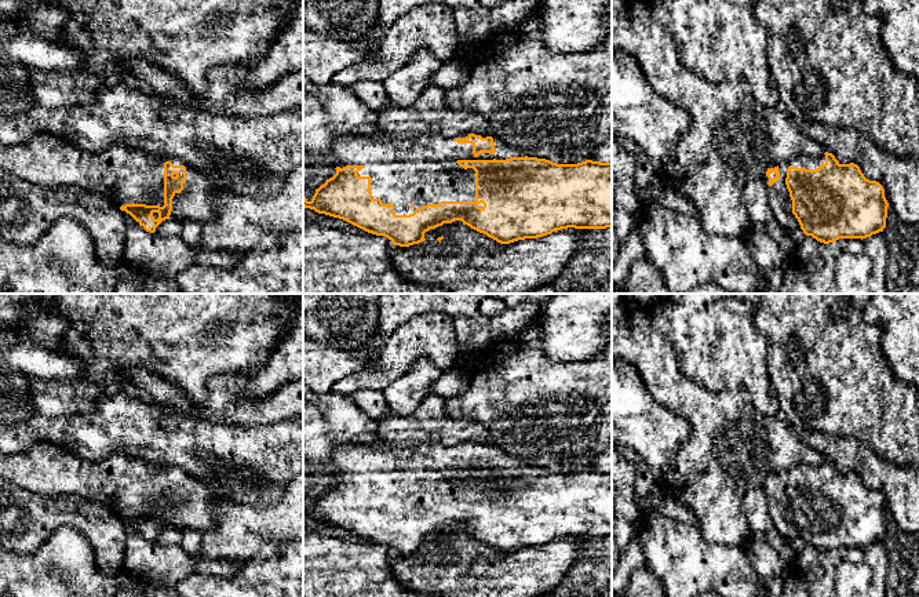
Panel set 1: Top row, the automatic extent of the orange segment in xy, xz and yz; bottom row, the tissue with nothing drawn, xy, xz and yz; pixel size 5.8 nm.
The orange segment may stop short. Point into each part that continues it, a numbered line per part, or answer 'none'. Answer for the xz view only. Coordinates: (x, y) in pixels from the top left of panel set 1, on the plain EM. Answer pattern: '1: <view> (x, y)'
1: xz (416, 480)

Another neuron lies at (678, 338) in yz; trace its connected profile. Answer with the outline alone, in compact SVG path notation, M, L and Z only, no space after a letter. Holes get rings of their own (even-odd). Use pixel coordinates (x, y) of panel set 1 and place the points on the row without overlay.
M665 294L648 307L653 324L672 343L679 354L682 372L716 393L745 389L762 415L778 415L778 397L767 370L767 338L754 325L755 306L730 298L705 310L688 309Z

